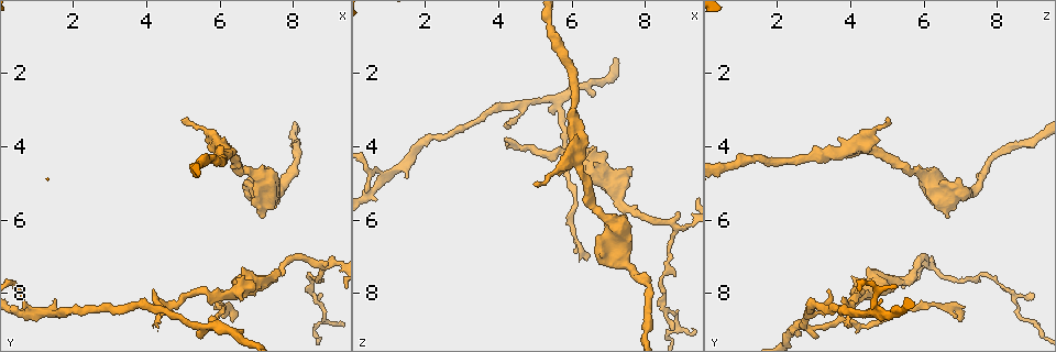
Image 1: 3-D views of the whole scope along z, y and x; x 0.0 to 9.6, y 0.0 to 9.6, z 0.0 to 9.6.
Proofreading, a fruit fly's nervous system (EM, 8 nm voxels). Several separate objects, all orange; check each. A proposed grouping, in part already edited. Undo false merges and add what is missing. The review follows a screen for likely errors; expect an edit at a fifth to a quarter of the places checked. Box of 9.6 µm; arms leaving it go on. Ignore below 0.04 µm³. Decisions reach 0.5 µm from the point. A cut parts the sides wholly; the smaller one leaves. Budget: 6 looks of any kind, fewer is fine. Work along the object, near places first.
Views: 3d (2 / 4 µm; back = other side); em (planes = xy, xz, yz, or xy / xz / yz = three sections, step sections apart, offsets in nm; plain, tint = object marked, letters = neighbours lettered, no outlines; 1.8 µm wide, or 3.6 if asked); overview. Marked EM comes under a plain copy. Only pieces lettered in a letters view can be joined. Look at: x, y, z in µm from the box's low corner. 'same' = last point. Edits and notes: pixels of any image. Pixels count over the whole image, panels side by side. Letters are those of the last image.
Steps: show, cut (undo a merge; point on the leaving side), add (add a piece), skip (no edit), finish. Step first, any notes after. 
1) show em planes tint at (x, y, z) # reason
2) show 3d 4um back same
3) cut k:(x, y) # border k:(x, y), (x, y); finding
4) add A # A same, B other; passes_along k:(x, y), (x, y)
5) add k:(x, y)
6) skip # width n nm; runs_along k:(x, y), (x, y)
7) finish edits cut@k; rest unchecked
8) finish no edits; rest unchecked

show 3d 2um at (6.60, 8.20, 4.00) # an open end

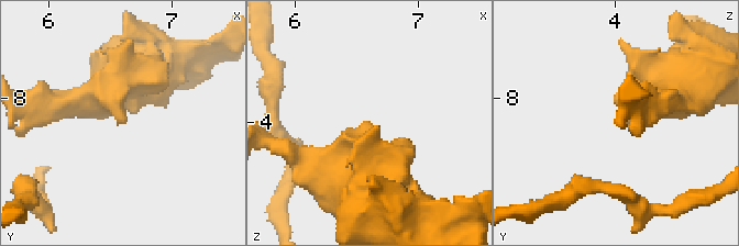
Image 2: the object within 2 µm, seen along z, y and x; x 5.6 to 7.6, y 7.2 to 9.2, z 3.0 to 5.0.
show em xy step 4 letters at (6.60, 8.20, 4.06)

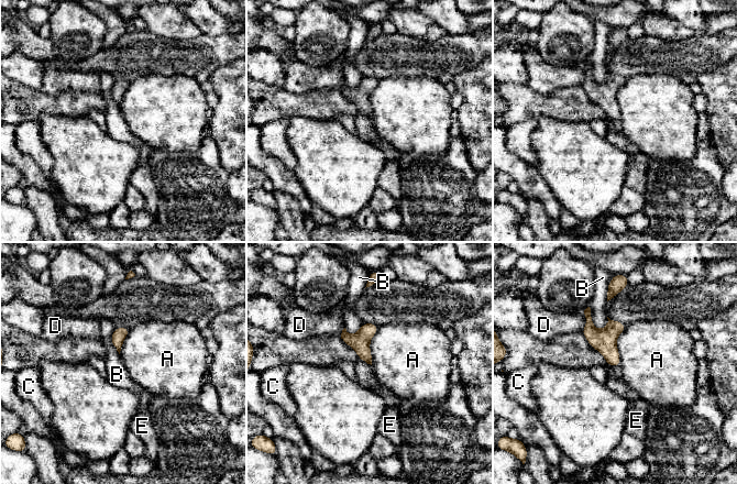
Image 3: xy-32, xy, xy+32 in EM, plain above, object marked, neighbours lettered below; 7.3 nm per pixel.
skip # A other, B other, C other, D other, E other; border 3:(589, 306), (592, 323), (603, 329); no lettered piece goes on from it

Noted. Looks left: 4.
show em planes letters at (8.75, 7.30, 6.20) # branch point

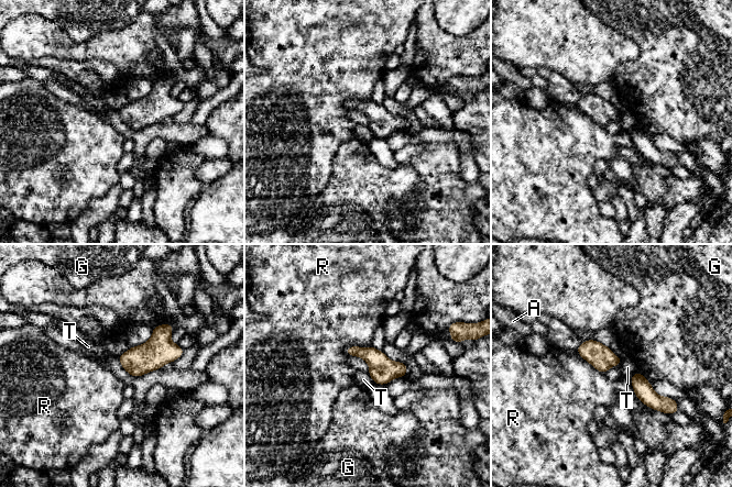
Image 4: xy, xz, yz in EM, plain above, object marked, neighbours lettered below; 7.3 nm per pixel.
skip # longest_contact R 200 nm; A other, G other, R other, T other; border 4:(368, 373), (373, 382); one neuron here

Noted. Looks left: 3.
show 3d 4um at (6.30, 8.75, 7.05) # long arm stops here

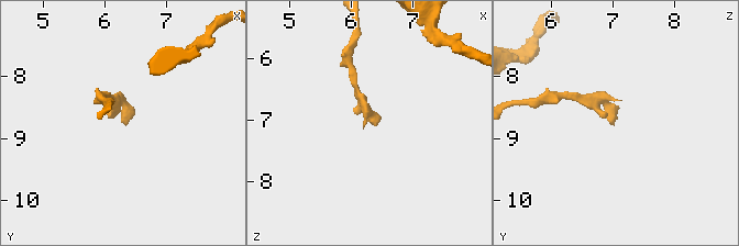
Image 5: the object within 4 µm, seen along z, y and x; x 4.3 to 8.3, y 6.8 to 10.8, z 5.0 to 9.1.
show em yz step 4 tint at (6.35, 8.70, 7.00) # shape alone is not enough

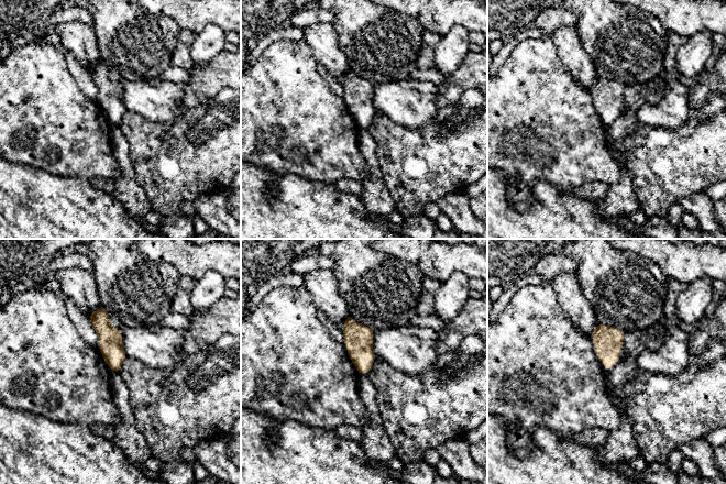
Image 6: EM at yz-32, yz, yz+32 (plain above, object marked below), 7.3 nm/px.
show em planes letters same # cut it another way

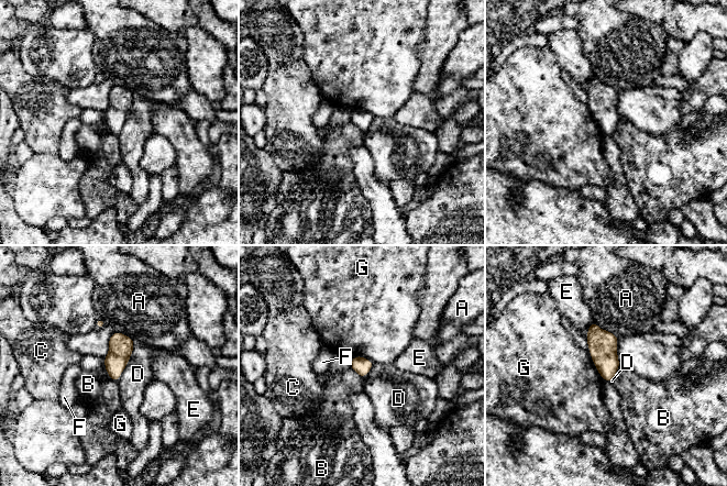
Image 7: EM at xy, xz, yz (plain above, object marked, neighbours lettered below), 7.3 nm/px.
skip # A other, B other, C other, D other, E other, F other, G other; border 7:(620, 364), (612, 379); none of them fits

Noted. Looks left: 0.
finish no edits; rest unchecked

